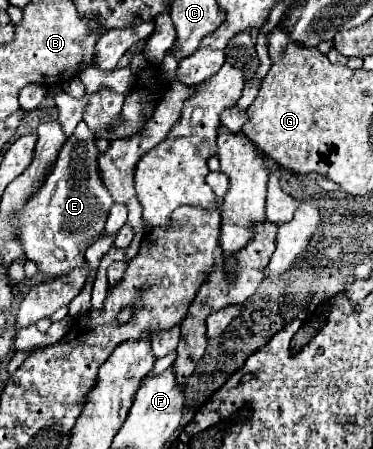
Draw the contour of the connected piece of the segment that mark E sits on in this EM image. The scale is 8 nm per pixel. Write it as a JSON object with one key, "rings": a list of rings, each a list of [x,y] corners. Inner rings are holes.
{"rings":[[[80,122],[62,146],[54,170],[46,178],[42,190],[28,202],[24,214],[16,214],[16,238],[20,238],[26,258],[36,262],[42,276],[56,278],[84,266],[88,240],[94,238],[106,224],[114,202],[98,176],[98,154],[92,130]]]}

